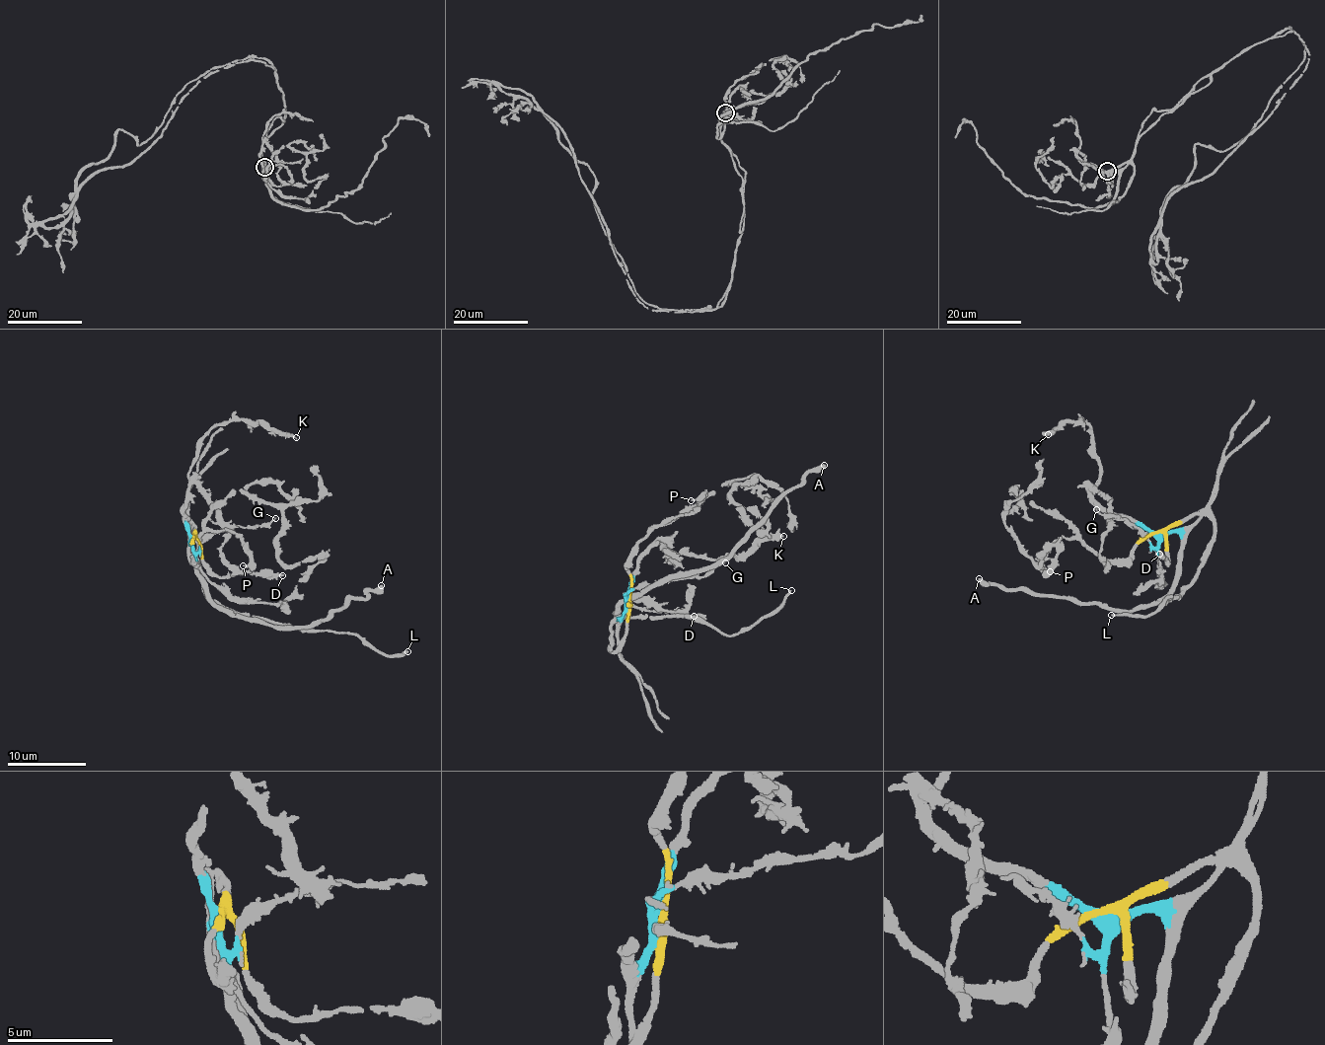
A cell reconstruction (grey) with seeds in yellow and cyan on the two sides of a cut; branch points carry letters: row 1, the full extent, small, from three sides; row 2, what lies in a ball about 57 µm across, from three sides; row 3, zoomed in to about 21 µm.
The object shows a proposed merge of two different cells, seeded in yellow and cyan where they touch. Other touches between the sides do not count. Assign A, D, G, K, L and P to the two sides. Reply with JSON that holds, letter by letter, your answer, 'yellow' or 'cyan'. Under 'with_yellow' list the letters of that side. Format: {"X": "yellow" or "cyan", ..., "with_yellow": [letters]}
{"A": "cyan", "D": "yellow", "G": "cyan", "K": "cyan", "L": "yellow", "P": "yellow", "with_yellow": ["D", "L", "P"]}

